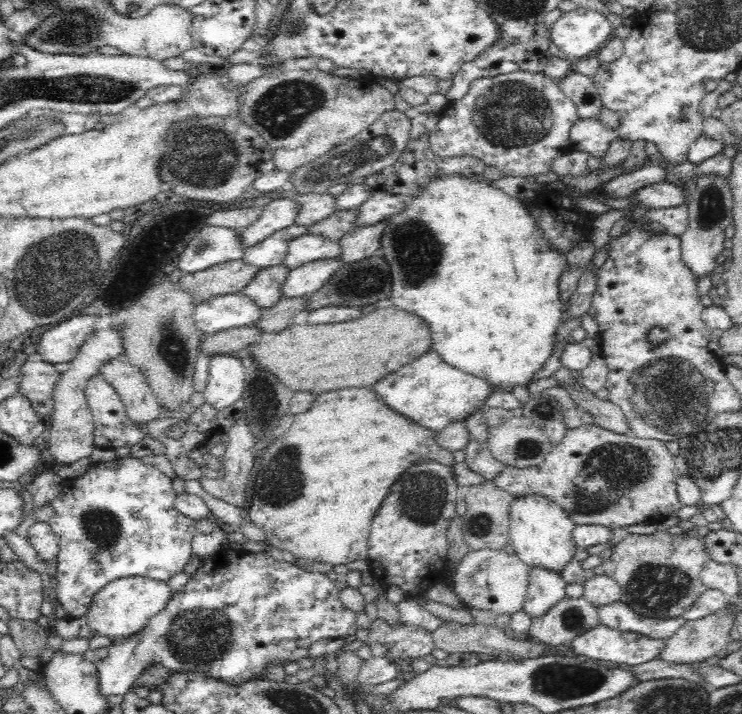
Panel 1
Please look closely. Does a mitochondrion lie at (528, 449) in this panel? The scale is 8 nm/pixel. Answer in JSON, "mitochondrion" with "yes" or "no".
{"mitochondrion":"yes"}

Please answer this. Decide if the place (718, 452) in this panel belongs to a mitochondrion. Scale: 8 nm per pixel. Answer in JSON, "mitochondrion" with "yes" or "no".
{"mitochondrion":"yes"}

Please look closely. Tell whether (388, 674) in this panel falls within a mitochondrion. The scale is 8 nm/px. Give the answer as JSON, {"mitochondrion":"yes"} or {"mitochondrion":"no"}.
{"mitochondrion":"no"}

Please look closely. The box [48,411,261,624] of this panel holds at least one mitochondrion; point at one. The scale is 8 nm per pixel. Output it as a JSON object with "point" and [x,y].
{"point":[102,527]}

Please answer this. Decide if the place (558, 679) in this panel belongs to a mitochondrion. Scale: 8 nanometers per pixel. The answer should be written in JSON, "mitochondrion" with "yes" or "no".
{"mitochondrion":"yes"}

